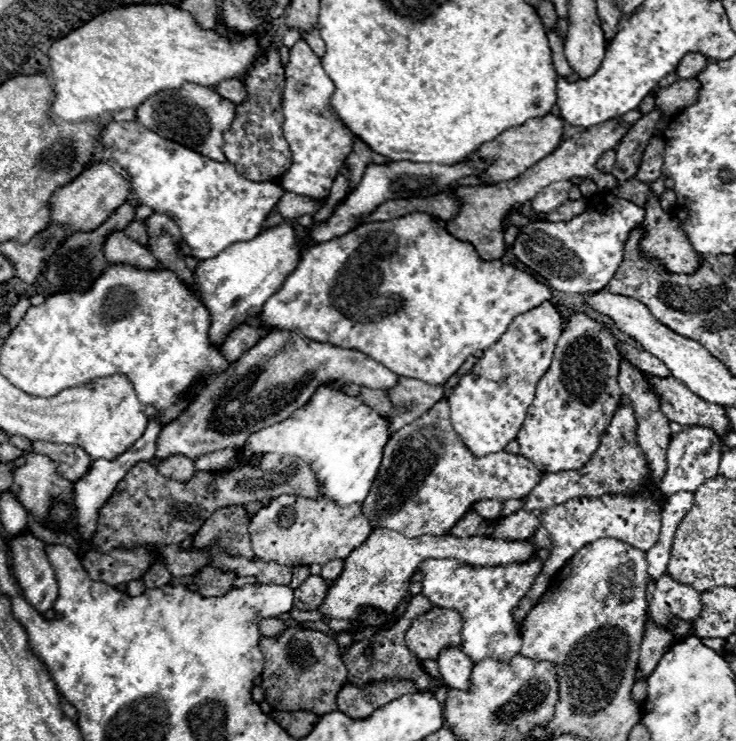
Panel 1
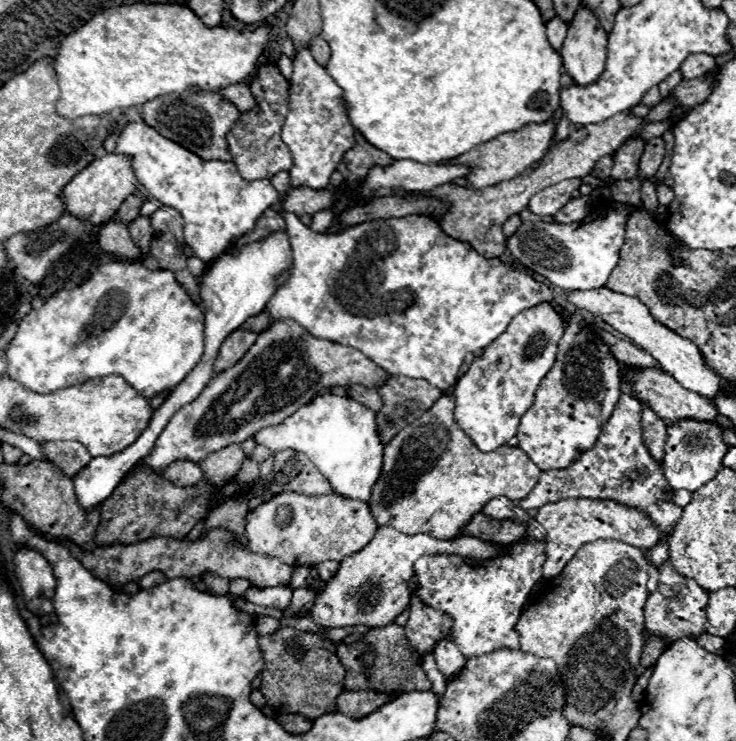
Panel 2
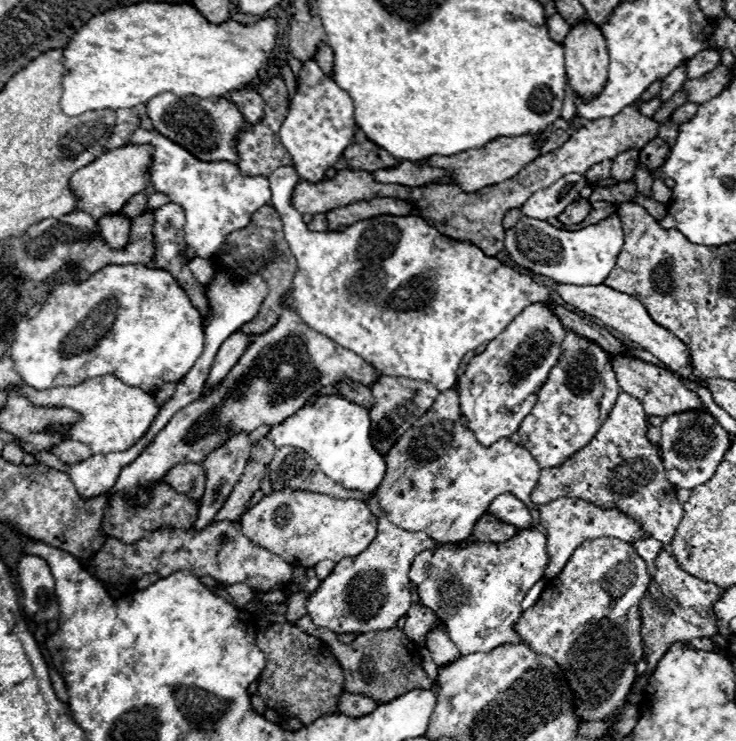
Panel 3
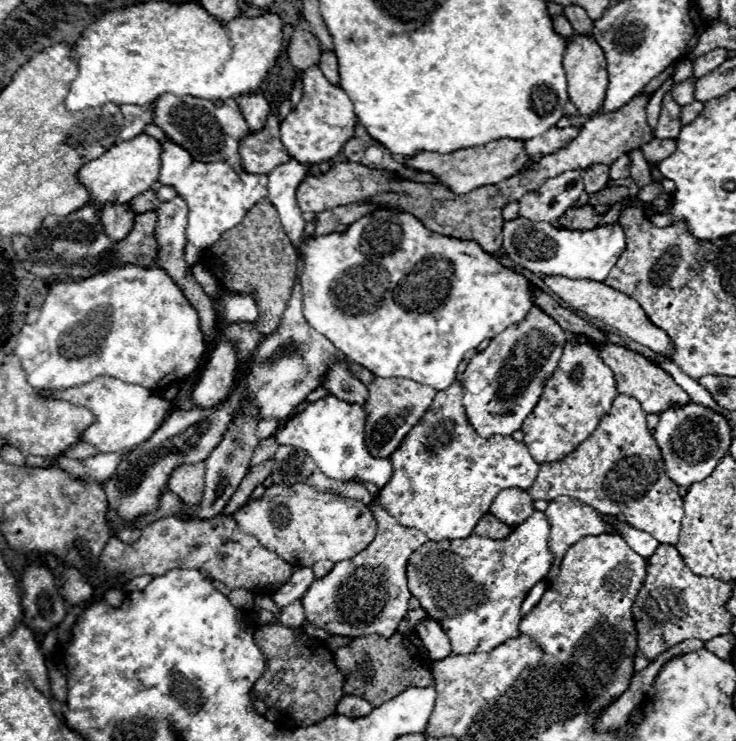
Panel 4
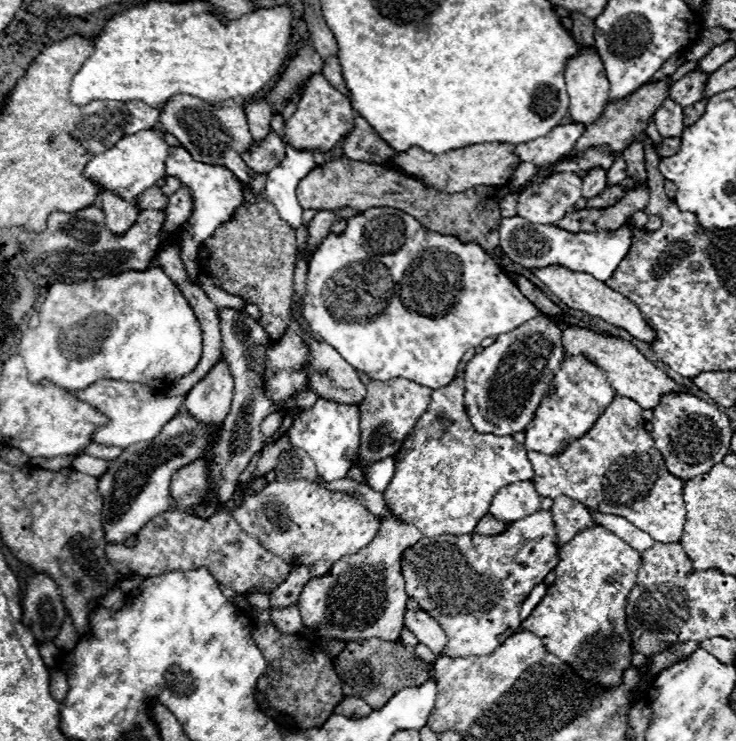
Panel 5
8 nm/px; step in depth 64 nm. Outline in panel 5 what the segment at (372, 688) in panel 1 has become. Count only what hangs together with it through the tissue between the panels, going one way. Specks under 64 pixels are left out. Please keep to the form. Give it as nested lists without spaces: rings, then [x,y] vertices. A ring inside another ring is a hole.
[[[346,696],[334,710],[336,714],[342,714],[346,718],[364,718],[368,714],[374,712],[372,706],[368,706],[362,698],[354,698],[354,696]]]

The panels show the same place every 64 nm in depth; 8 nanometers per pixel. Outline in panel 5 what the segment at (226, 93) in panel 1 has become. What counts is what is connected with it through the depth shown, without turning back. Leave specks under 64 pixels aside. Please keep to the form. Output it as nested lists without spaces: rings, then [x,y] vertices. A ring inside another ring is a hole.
[[[258,98],[258,100],[252,100],[248,106],[244,106],[244,112],[246,112],[254,142],[262,142],[270,132],[270,120],[274,116],[272,108],[266,104],[264,98]]]

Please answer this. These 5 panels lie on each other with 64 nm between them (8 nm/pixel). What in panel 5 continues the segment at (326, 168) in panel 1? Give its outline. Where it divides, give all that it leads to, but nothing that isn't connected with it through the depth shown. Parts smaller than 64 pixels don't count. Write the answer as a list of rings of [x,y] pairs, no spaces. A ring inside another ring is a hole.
[[[314,74],[304,86],[296,112],[284,124],[284,134],[286,134],[286,140],[298,150],[320,148],[326,152],[326,150],[332,150],[352,130],[352,126],[354,126],[354,108],[350,100],[338,90],[334,90],[322,74]]]

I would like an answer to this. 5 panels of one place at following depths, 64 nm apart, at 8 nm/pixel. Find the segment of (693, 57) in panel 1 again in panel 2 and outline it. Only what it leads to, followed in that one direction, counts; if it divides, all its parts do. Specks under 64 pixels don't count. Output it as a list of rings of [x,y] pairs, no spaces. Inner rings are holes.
[[[692,54],[690,58],[686,58],[686,62],[682,62],[680,72],[686,80],[692,78],[700,78],[704,74],[708,74],[712,68],[716,68],[716,58],[710,54]]]

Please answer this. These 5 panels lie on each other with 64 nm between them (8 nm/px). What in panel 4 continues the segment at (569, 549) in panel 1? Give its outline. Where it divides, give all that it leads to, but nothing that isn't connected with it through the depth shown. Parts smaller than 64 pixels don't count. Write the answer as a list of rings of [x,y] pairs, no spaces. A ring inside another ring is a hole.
[[[554,498],[546,510],[550,522],[550,550],[554,554],[554,566],[546,580],[554,580],[560,570],[560,560],[564,552],[586,534],[614,532],[596,510],[576,498]]]

